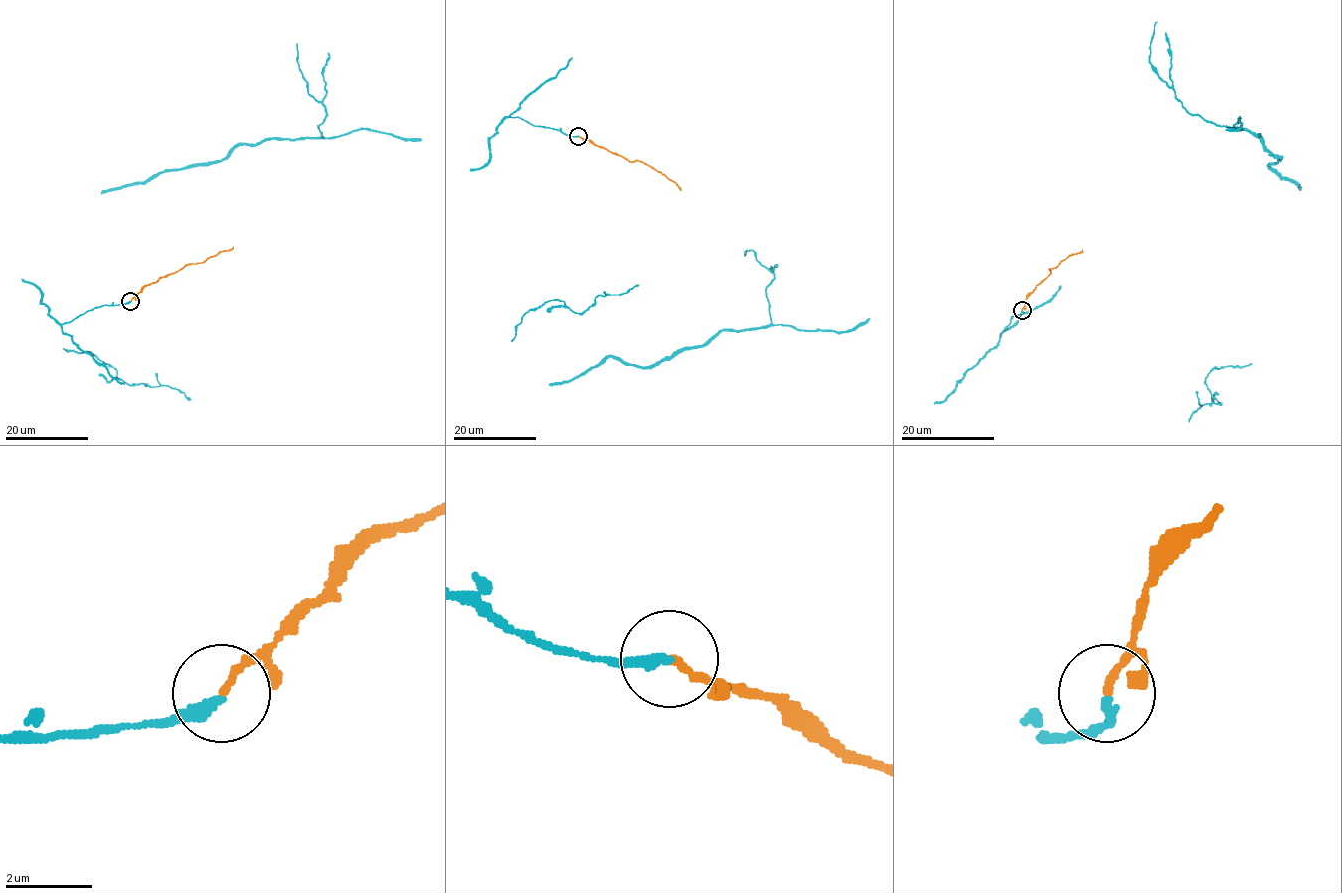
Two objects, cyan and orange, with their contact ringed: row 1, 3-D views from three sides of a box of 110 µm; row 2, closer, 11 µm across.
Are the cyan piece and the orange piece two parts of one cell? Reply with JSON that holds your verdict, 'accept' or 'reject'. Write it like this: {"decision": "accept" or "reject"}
{"decision": "reject"}

